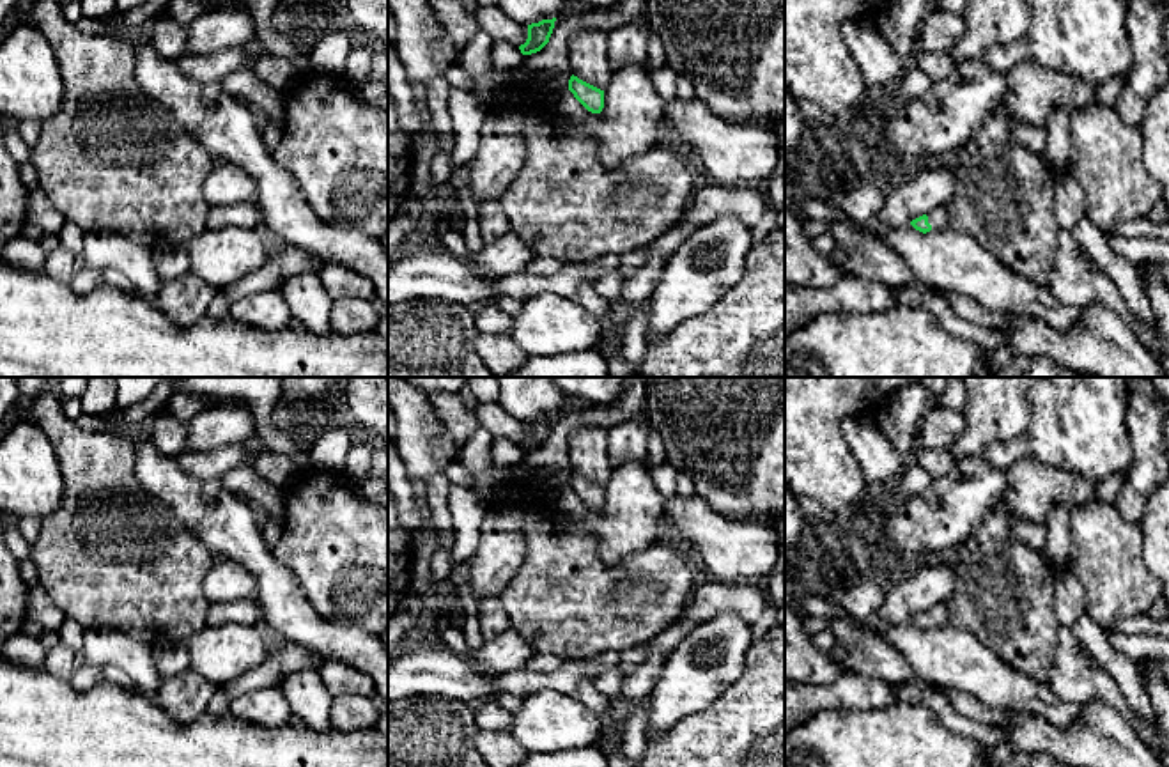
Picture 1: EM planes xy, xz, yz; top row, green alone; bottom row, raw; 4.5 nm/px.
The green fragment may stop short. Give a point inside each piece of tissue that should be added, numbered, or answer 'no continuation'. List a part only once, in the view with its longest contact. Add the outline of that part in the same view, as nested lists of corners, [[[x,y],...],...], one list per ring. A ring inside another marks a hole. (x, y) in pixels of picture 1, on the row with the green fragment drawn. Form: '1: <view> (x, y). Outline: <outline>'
1: yz (937, 218). Outline: [[[941,205],[926,216],[928,216],[928,223],[932,225],[932,229],[944,229],[948,227],[949,209],[948,205]]]

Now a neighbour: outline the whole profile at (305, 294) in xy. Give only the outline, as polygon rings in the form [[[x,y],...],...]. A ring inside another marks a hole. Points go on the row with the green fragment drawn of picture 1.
[[[301,271],[287,278],[278,291],[306,331],[315,335],[331,333],[329,315],[333,299],[326,292],[319,273]]]

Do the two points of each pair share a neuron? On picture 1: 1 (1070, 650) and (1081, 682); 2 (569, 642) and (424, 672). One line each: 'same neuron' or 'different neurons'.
1: same neuron
2: different neurons

